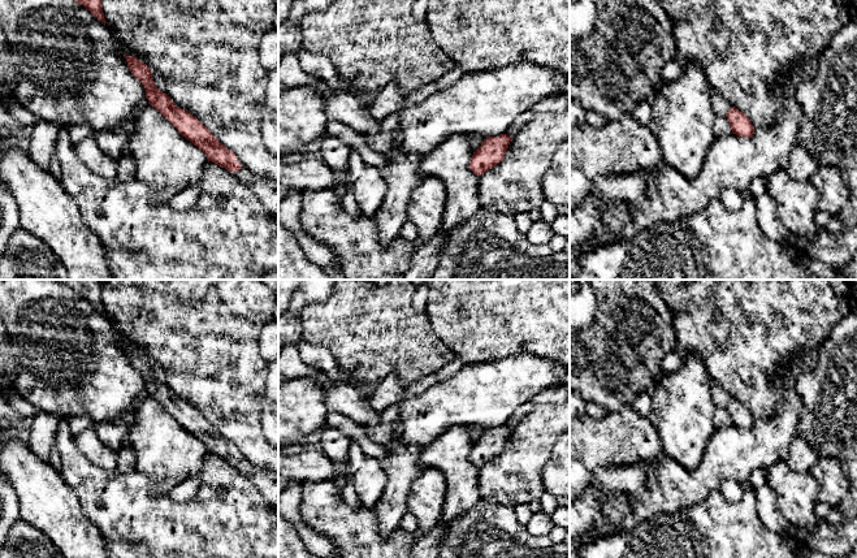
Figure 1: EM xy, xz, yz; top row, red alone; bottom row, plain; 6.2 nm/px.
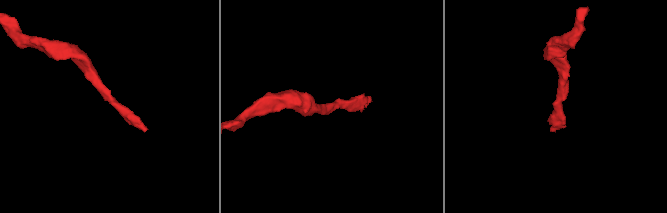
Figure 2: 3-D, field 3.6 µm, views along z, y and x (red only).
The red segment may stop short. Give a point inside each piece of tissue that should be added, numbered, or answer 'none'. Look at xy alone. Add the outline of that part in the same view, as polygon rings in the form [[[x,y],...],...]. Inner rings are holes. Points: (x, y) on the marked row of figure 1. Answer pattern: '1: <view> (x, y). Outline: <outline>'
1: xy (265, 190). Outline: [[[244,165],[233,174],[255,194],[269,213],[278,217],[278,182],[256,176]]]

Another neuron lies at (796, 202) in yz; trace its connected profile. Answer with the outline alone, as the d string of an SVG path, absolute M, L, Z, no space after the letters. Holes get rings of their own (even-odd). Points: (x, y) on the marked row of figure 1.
M784 168L766 177L767 193L776 202L779 220L797 237L818 234L815 222L819 191L810 181L796 181Z

